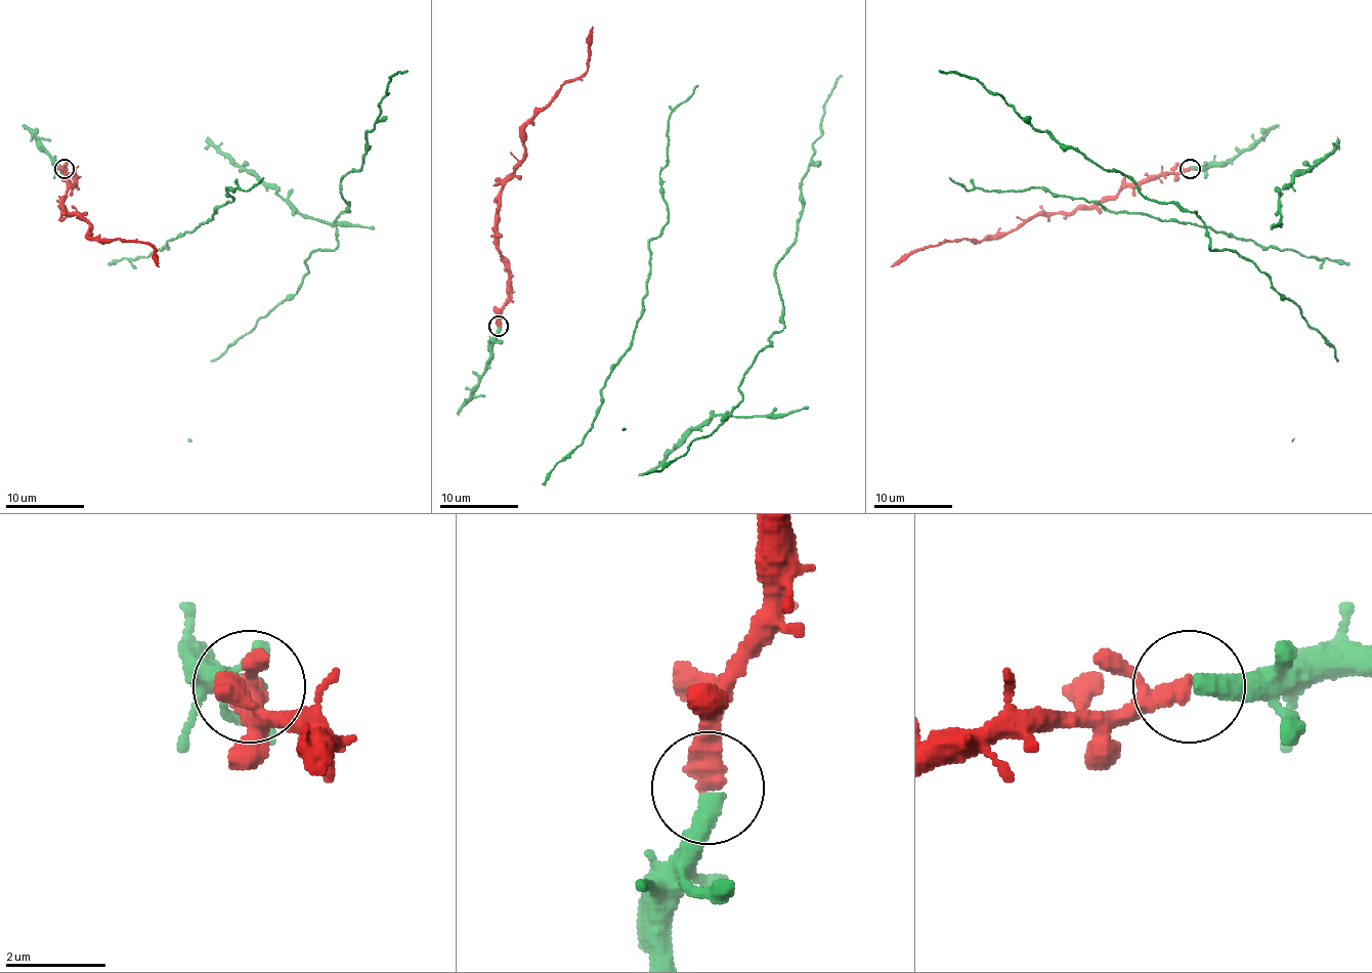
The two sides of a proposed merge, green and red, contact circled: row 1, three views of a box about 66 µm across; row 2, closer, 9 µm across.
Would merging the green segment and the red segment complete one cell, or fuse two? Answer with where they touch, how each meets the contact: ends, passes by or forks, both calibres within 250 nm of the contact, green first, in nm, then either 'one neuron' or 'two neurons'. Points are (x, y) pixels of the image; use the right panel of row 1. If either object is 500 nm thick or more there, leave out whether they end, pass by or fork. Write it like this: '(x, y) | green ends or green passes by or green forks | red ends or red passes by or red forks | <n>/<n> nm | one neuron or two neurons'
(1190, 168) | green ends | red passes by | 400/320 nm | one neuron

